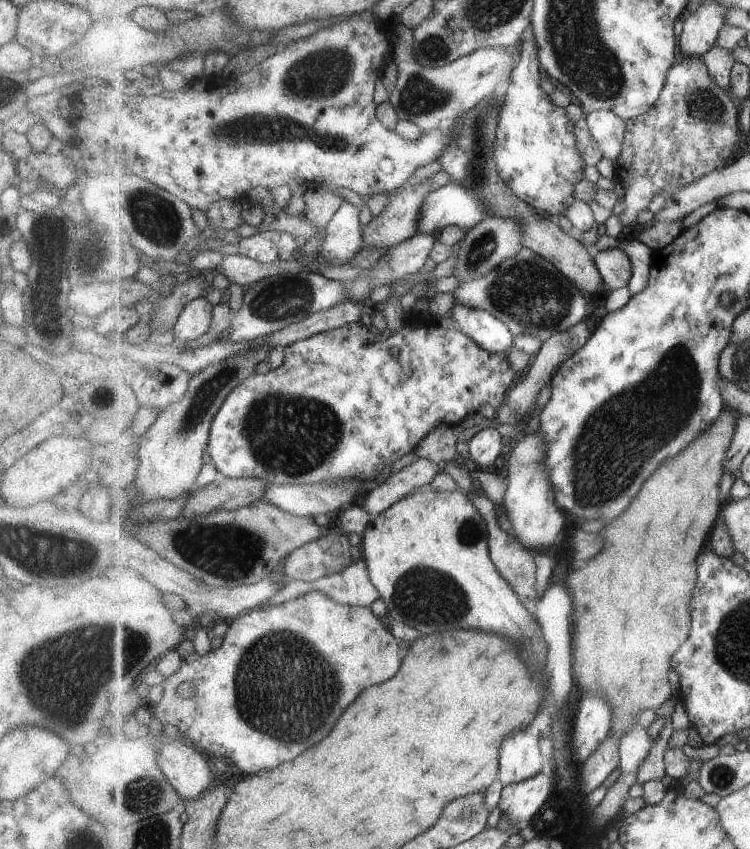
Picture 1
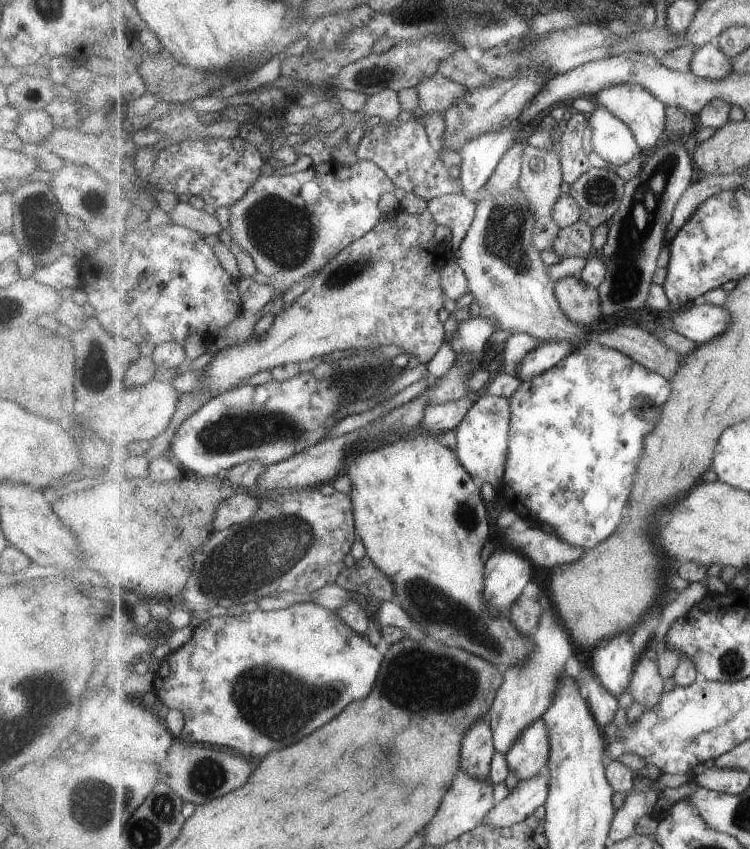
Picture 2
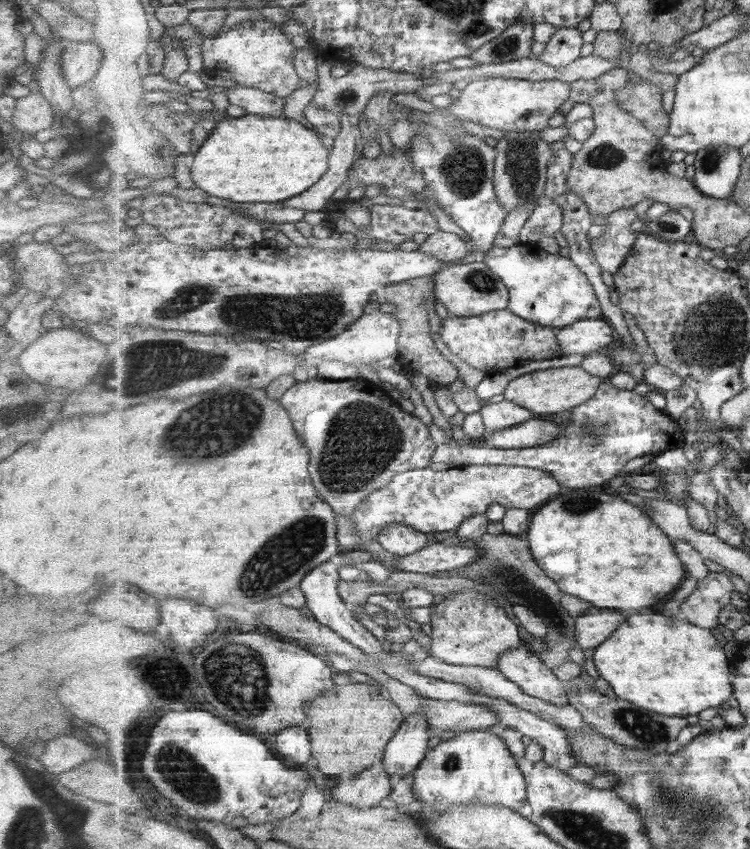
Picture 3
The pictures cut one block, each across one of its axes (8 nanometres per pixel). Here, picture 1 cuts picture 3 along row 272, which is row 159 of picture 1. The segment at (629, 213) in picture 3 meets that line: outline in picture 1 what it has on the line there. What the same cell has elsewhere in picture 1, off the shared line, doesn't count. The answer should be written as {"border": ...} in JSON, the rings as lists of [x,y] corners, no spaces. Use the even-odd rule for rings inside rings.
{"border":[[[607,109],[594,110],[585,117],[588,120],[591,134],[600,144],[604,158],[610,159],[615,165],[623,150],[624,138],[628,129],[627,120]]]}

